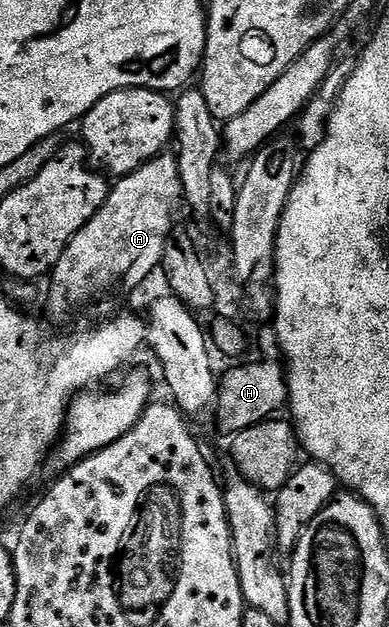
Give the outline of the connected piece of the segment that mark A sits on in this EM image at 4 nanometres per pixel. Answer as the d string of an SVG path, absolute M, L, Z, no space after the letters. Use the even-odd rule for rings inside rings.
M172 154L155 156L129 176L119 177L109 187L106 202L100 207L98 214L94 214L94 218L90 218L90 222L82 226L78 234L74 234L72 241L64 247L62 258L58 258L52 269L52 285L48 288L49 310L56 316L64 316L75 308L84 308L87 304L110 295L115 288L128 292L131 288L138 287L155 268L157 271L164 263L164 250L173 235L172 223L176 220L176 211L182 208L183 195L178 162Z

